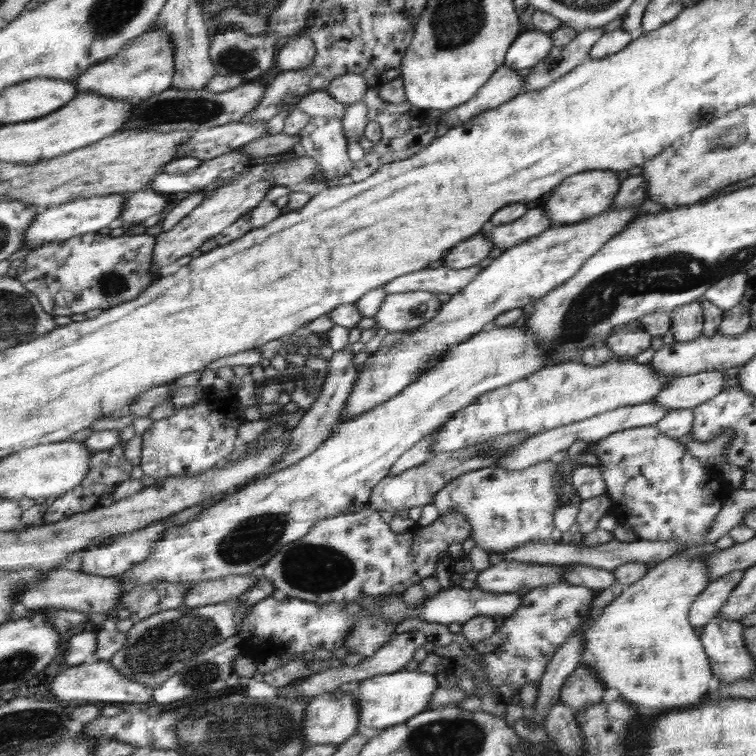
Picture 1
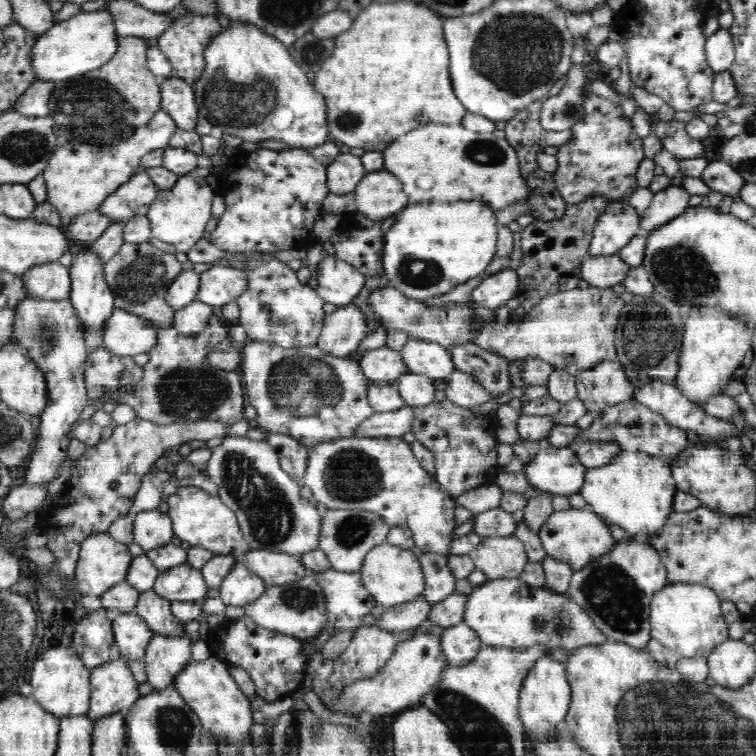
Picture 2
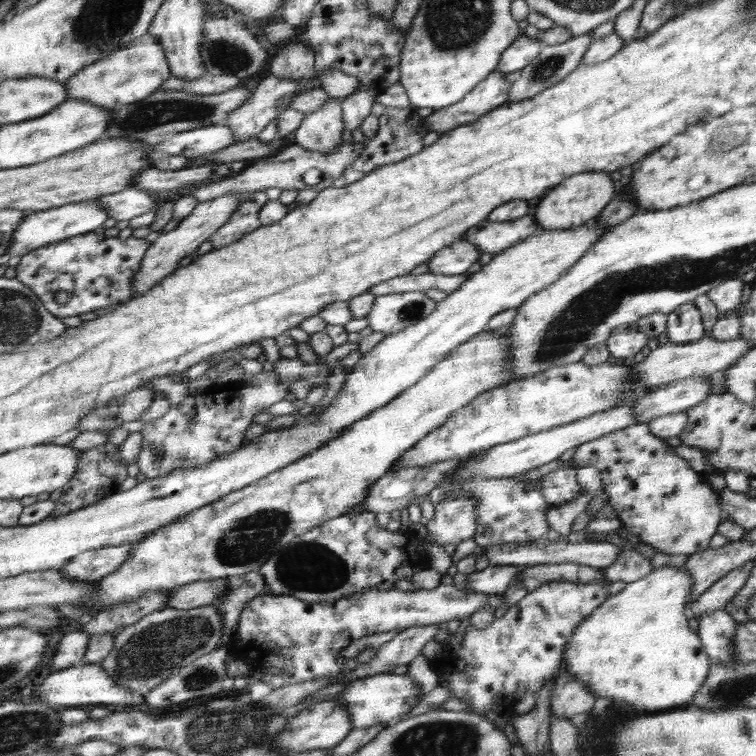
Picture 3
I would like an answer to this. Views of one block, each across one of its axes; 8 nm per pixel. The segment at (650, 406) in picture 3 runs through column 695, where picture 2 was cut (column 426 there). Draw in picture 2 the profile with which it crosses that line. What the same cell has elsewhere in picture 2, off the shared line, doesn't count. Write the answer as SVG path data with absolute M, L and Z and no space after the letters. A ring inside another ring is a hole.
M410 373L402 376L396 388L408 407L422 407L435 401L435 380L426 375Z

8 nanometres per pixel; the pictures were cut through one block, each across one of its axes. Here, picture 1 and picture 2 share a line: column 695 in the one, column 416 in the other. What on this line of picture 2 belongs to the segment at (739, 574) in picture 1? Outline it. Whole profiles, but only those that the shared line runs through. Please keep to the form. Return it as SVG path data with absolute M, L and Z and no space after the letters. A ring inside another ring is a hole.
M425 597L416 598L406 605L392 606L386 609L377 625L386 632L394 634L402 633L410 627L420 626L422 620L426 620L431 612L432 604Z

